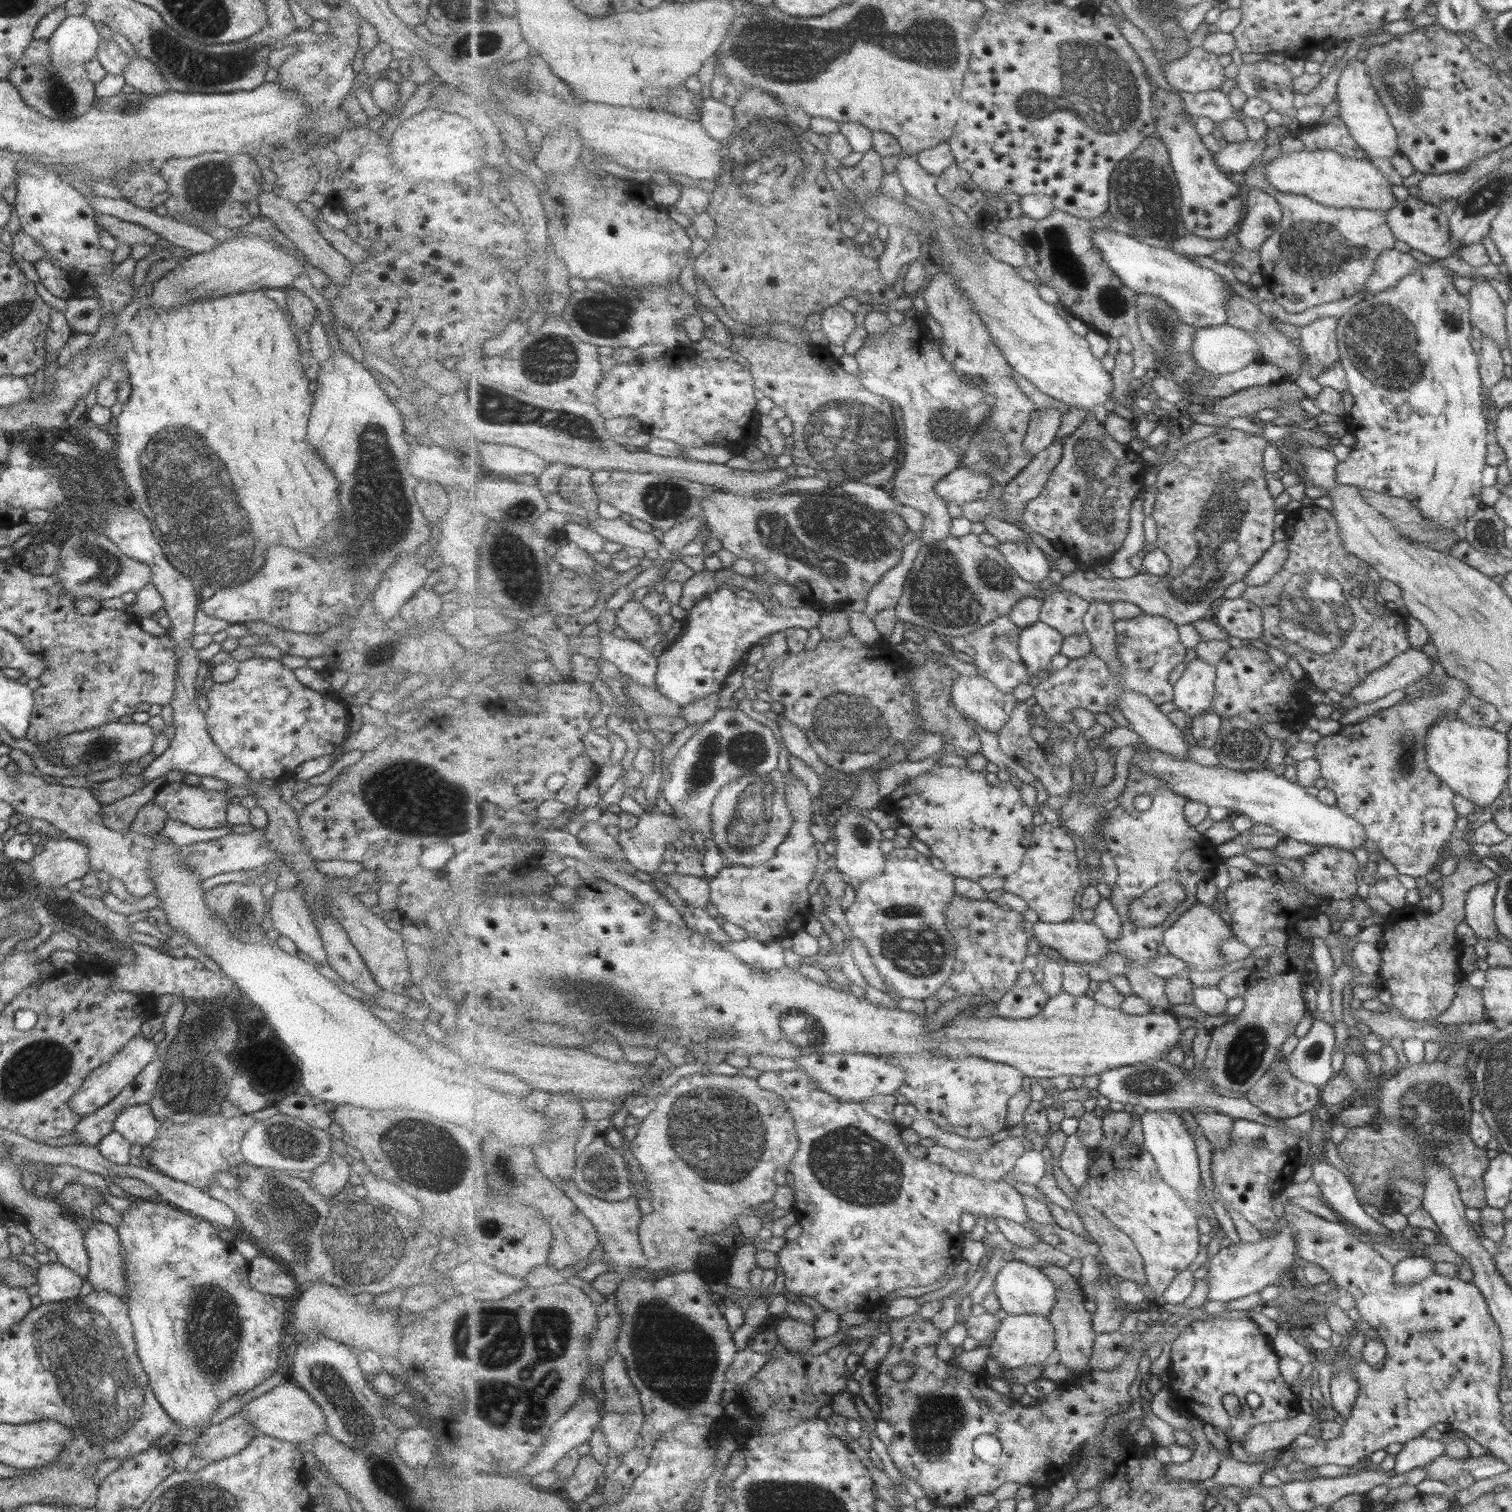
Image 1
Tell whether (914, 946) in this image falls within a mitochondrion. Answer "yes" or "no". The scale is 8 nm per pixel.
yes

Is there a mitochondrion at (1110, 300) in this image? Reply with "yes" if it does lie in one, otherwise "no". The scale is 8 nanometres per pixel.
yes

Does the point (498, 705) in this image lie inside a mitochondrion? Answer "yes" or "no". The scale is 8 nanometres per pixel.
no

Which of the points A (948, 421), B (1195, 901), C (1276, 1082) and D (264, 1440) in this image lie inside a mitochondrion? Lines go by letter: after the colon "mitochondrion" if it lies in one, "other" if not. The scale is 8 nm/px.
A: mitochondrion
B: other
C: mitochondrion
D: other

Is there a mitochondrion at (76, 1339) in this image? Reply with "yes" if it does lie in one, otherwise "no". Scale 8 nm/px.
yes

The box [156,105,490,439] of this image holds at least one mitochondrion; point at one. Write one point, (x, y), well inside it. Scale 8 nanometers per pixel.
(207, 183)

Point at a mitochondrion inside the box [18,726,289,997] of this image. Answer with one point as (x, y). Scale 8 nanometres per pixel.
(101, 749)

